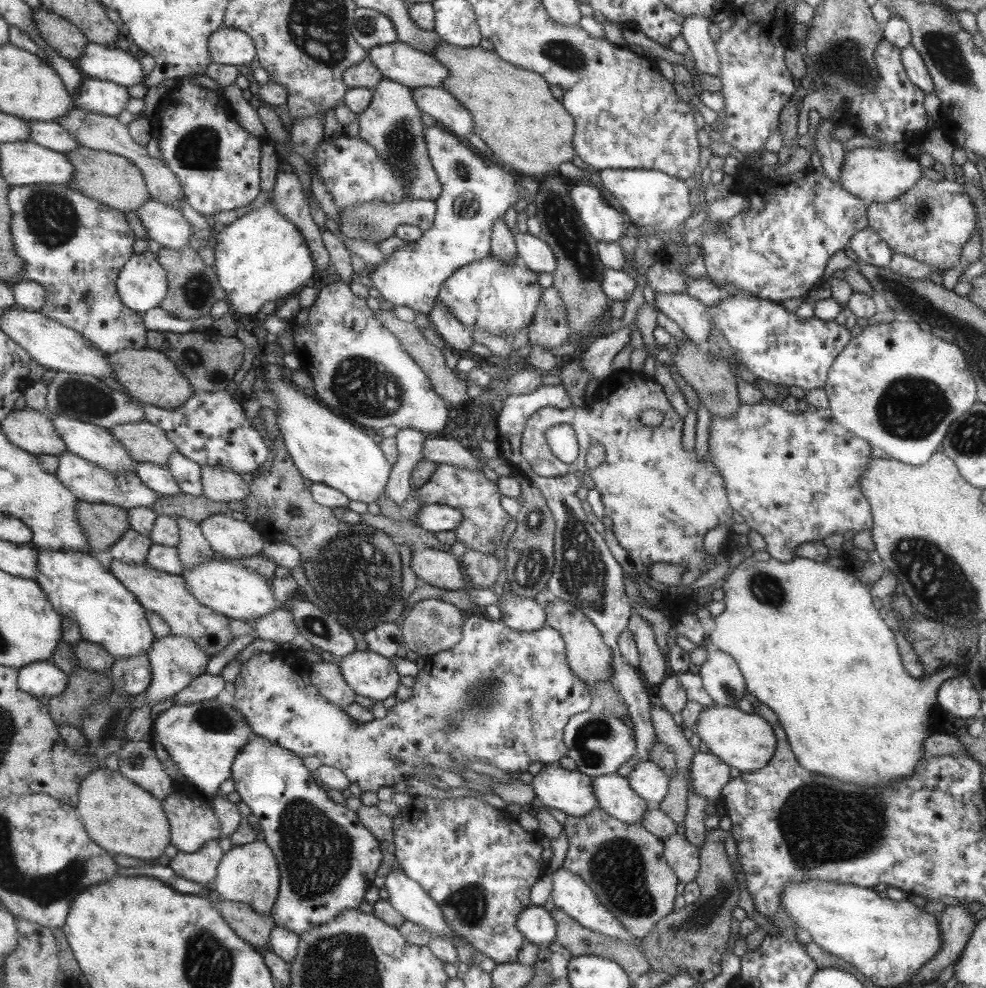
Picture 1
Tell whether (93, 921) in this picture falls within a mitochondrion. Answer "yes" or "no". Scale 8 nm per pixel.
no

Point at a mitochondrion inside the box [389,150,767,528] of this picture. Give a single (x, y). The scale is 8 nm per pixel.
(560, 222)

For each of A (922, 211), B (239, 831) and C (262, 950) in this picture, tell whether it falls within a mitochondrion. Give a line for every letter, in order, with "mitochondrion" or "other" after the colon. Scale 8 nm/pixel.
A: mitochondrion
B: other
C: other

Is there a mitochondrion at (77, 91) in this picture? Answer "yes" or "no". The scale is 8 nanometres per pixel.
no

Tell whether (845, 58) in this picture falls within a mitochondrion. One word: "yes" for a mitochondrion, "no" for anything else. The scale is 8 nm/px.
yes

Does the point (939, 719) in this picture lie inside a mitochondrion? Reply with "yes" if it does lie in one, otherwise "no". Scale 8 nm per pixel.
no

